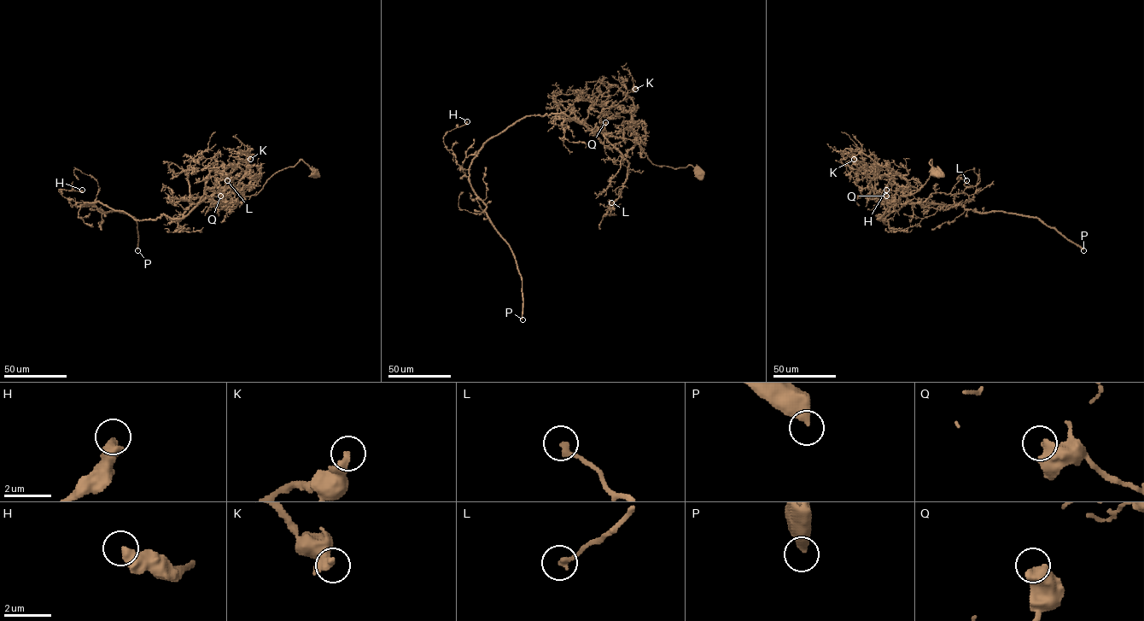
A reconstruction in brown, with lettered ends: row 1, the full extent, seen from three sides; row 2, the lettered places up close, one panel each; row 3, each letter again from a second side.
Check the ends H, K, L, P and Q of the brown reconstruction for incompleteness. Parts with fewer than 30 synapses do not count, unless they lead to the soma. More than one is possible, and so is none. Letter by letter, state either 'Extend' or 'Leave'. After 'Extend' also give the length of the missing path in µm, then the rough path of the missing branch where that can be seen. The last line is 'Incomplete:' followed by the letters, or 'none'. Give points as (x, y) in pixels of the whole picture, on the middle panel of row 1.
H: Leave
K: Extend. Missing length about 20 µm. Course of what is missing: (635, 89), (621, 94)
L: Leave
P: Extend. Missing length about 500 µm
Q: Leave
Incomplete: K, P

